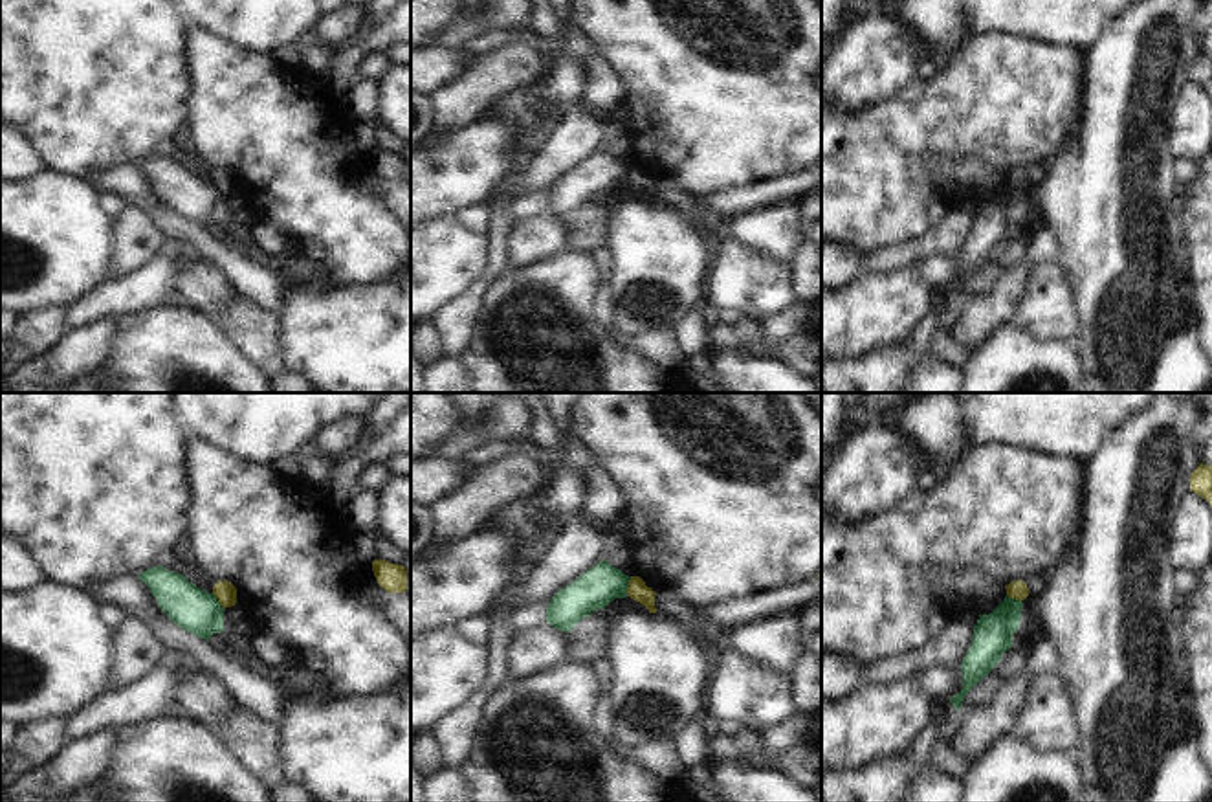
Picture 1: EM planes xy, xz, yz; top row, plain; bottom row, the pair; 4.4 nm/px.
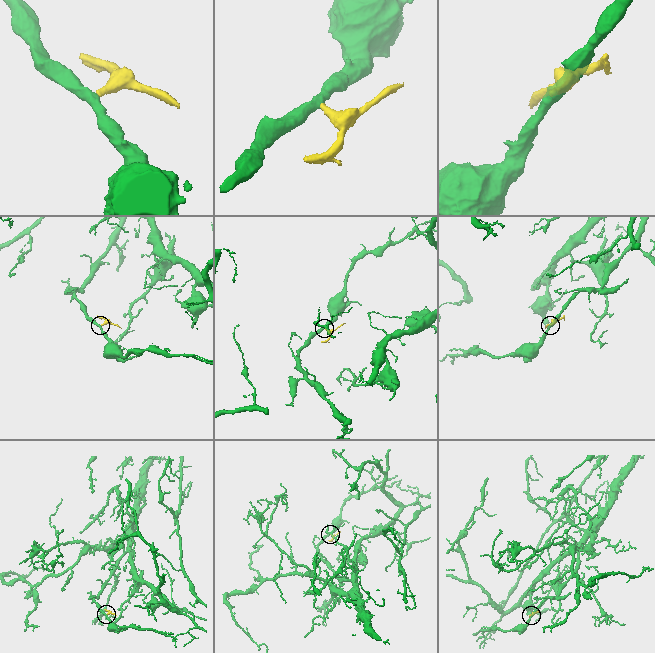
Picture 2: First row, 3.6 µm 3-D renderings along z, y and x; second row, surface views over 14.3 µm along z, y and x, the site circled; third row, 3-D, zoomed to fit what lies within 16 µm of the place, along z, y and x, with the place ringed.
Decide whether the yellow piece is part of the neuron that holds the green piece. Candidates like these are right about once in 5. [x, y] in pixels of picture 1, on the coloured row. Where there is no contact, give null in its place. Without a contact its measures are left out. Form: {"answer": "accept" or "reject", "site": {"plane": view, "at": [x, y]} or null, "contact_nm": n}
{"answer": "reject", "site": {"plane": "xz", "at": [628, 586]}, "contact_nm": 90}

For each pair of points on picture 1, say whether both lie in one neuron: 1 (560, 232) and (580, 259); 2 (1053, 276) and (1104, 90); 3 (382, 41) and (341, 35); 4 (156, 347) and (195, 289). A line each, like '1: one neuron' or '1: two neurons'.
1: two neurons
2: two neurons
3: two neurons
4: two neurons

